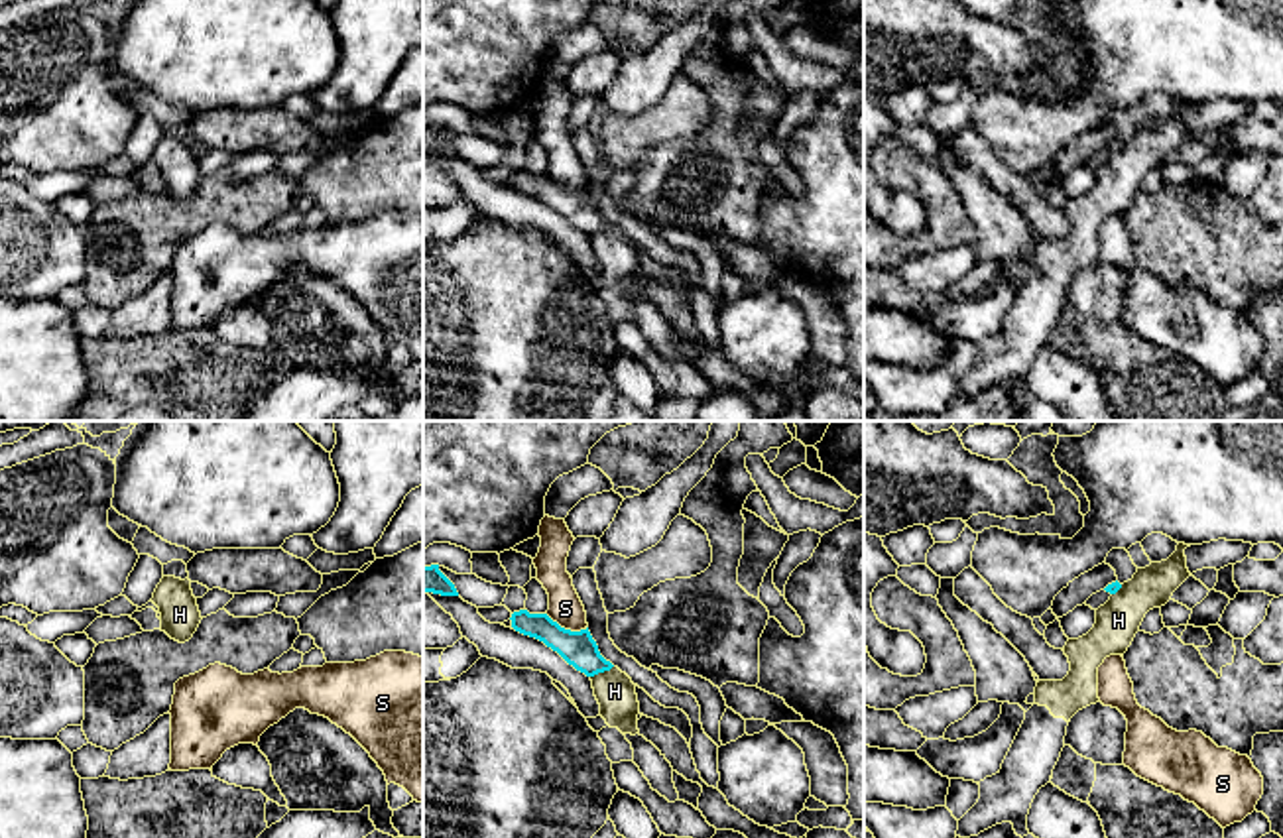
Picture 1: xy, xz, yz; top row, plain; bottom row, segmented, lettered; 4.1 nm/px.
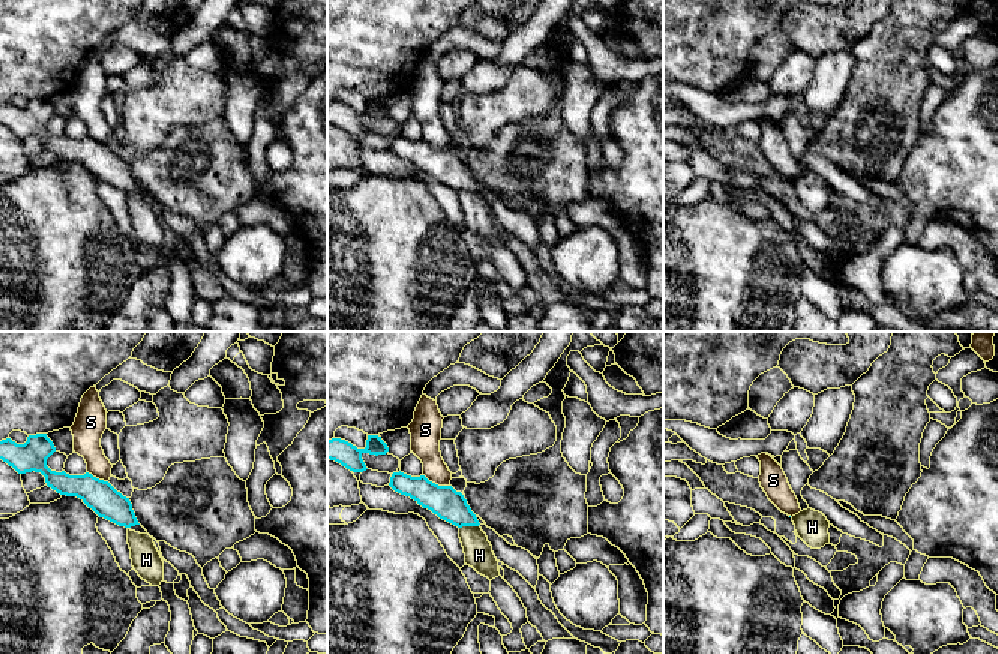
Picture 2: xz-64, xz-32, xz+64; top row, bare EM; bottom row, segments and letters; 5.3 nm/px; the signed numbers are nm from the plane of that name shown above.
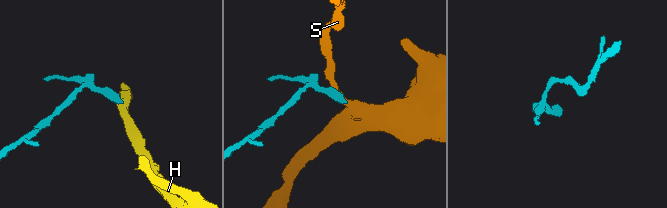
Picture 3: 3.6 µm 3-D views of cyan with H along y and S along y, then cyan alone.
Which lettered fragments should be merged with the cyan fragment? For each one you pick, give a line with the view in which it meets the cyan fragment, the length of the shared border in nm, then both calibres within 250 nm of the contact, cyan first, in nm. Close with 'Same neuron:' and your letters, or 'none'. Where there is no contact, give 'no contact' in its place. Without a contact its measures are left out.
Same neuron: none

